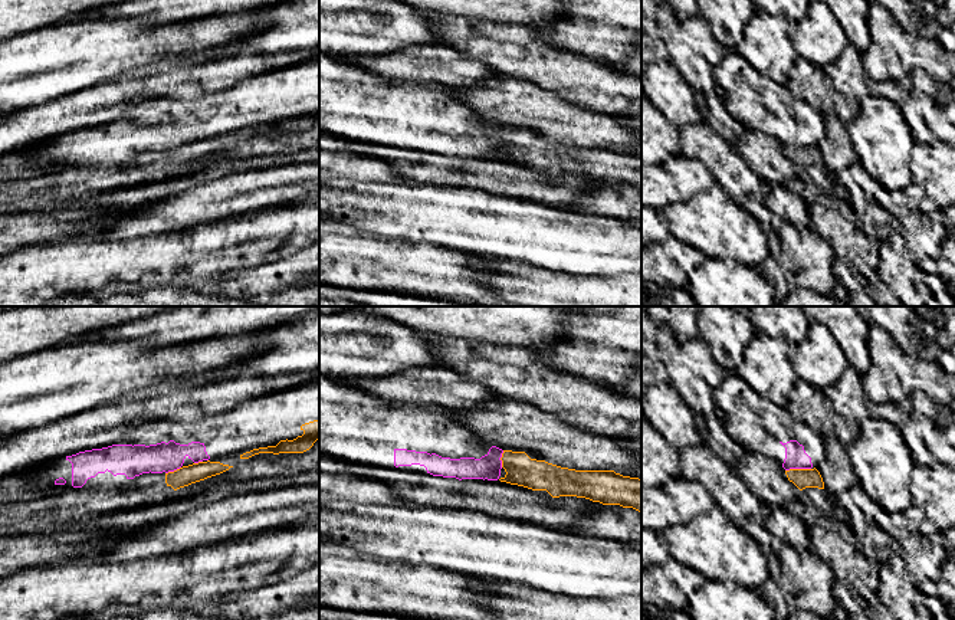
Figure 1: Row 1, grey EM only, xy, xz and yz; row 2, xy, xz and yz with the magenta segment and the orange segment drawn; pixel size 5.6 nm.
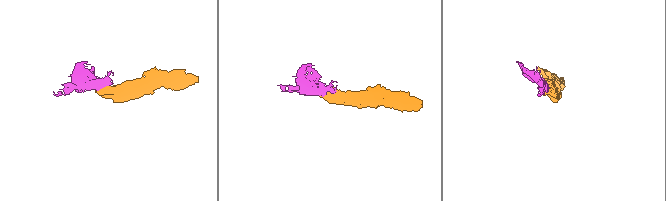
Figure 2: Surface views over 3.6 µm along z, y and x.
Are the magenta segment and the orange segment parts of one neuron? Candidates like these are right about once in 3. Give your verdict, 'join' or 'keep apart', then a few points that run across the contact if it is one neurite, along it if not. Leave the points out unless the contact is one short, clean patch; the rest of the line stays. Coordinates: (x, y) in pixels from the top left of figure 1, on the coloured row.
keep apart; line yz (810, 468), (790, 468), (786, 471)

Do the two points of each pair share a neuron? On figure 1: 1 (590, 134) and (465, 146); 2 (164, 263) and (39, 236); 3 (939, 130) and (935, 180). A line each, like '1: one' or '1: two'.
1: two
2: two
3: two

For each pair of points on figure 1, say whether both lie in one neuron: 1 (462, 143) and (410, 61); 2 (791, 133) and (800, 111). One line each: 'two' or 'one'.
1: two
2: one

